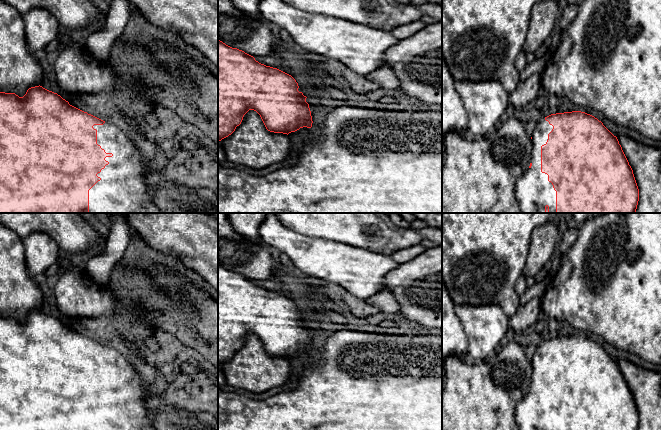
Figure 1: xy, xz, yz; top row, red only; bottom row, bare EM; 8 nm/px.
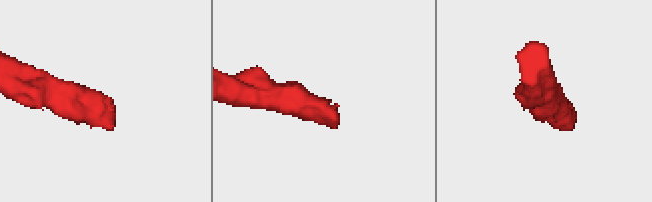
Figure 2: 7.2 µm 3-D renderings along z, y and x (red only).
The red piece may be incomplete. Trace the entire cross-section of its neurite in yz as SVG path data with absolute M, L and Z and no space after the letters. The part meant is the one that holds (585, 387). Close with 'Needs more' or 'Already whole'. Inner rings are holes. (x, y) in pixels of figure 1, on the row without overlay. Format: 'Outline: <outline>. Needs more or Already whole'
Outline: M581 335L551 338L541 343L531 360L529 392L516 405L519 430L637 430L639 413L633 394L614 360L601 345Z. Needs more

